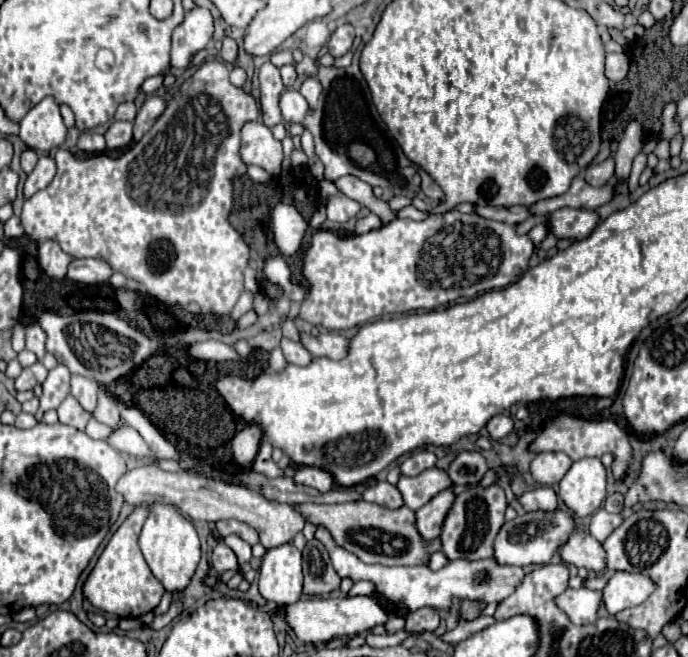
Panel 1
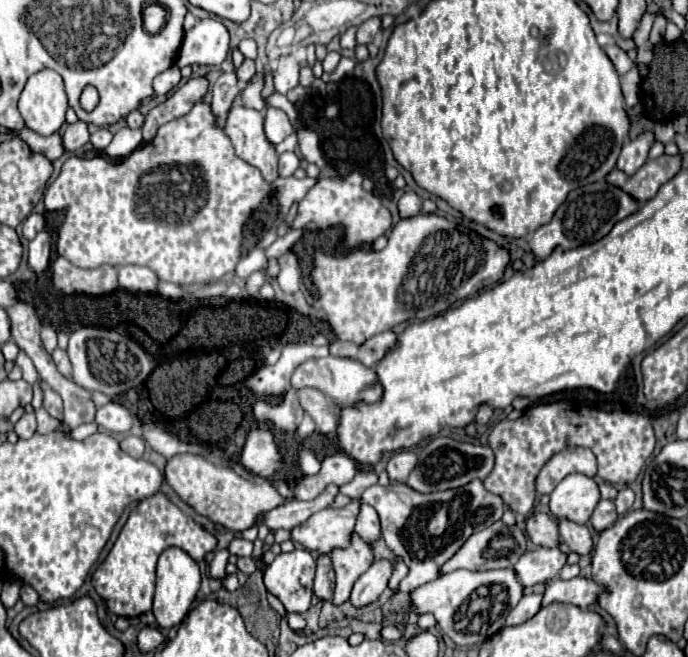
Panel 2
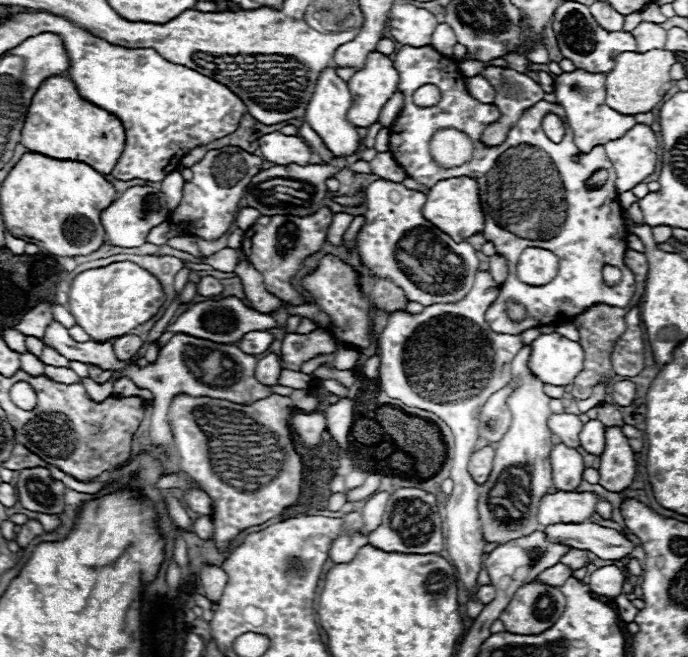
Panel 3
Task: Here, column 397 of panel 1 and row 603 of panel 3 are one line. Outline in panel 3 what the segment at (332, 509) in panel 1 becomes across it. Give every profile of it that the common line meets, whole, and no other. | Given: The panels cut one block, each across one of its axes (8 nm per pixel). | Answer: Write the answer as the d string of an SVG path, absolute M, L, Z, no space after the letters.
M534 580L518 588L500 620L512 634L540 634L562 616L564 604L566 598L560 588Z

